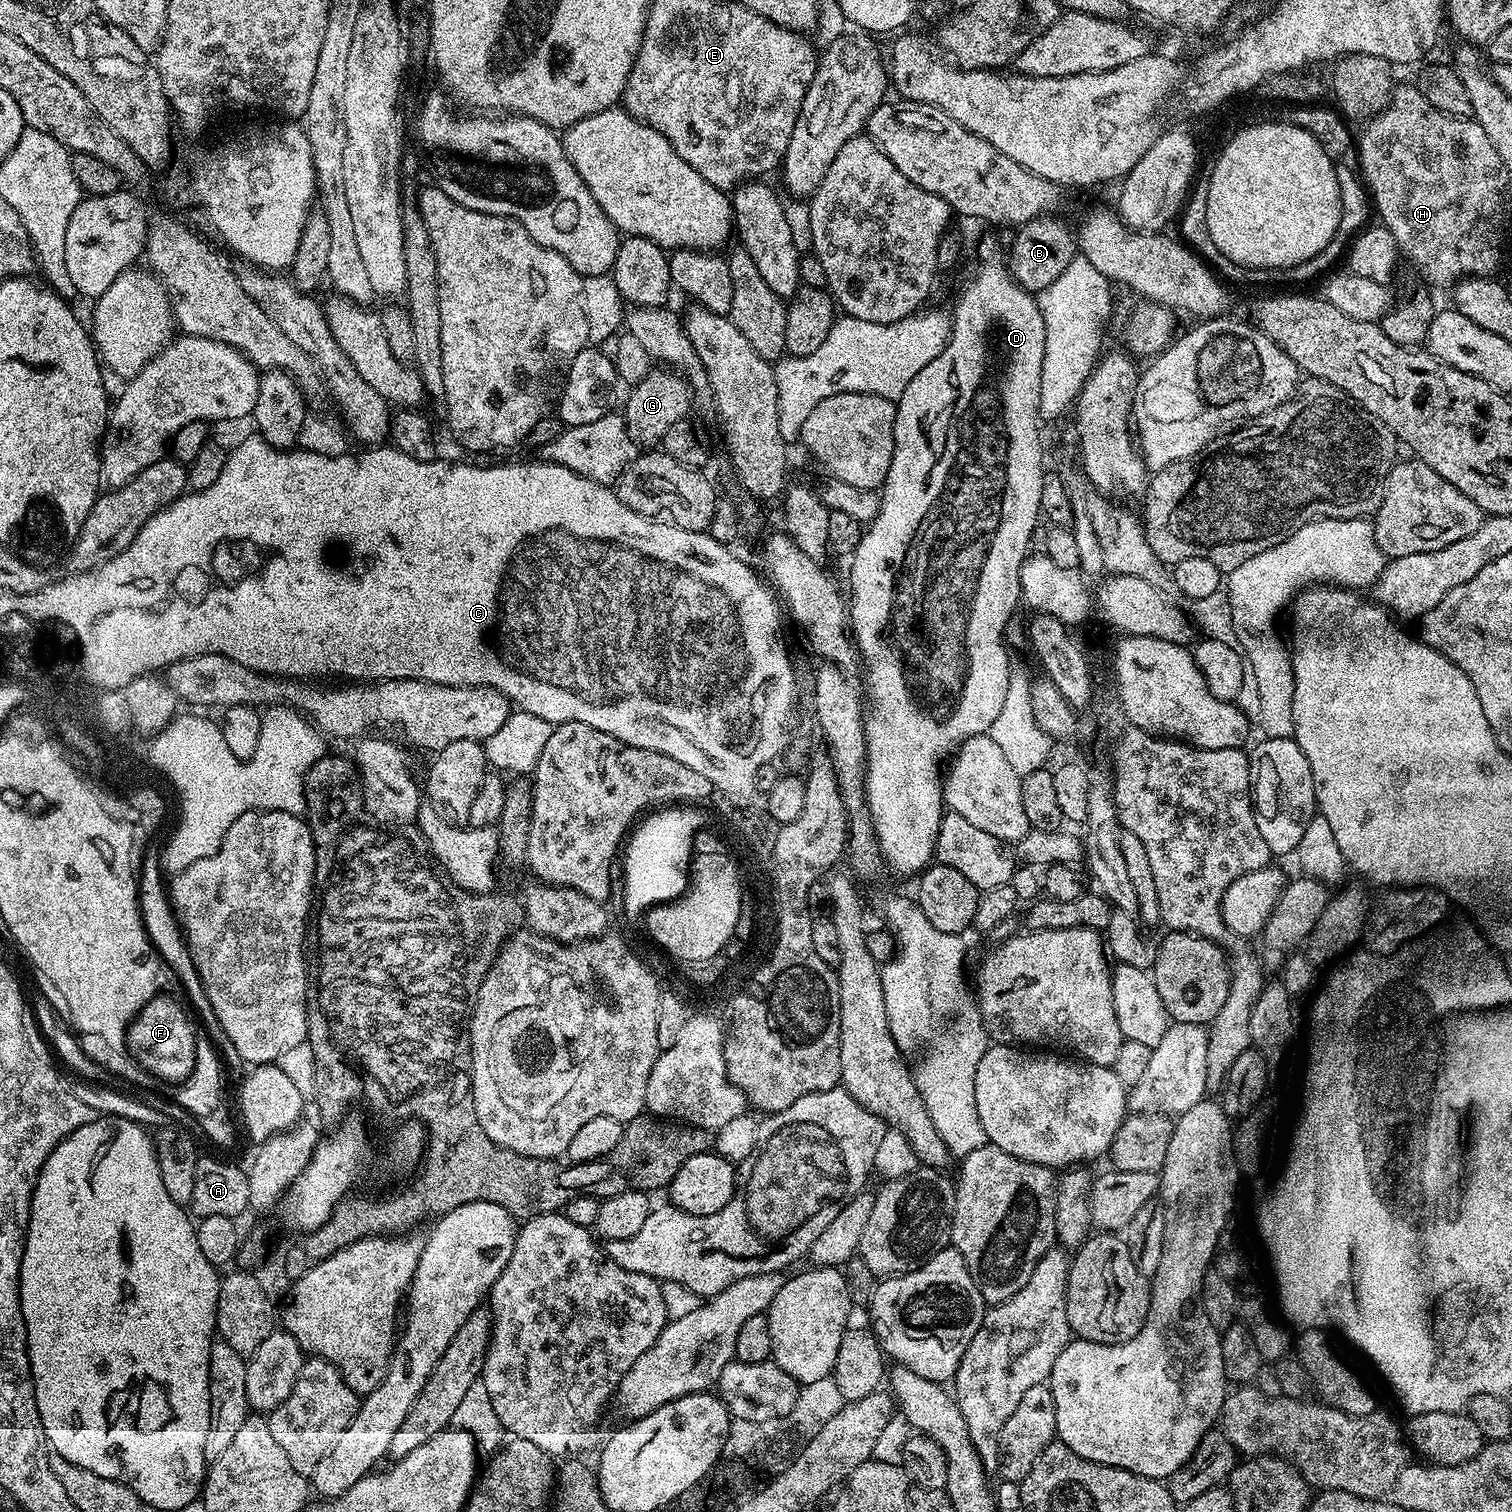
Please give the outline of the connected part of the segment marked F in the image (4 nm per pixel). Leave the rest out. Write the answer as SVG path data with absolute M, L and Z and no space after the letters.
M157 995L143 1007L129 1024L128 1033L125 1036L127 1051L143 1069L150 1068L155 1079L158 1080L164 1076L182 1078L190 1070L198 1037L197 1031L194 1032L194 1026L181 1004L164 995Z

